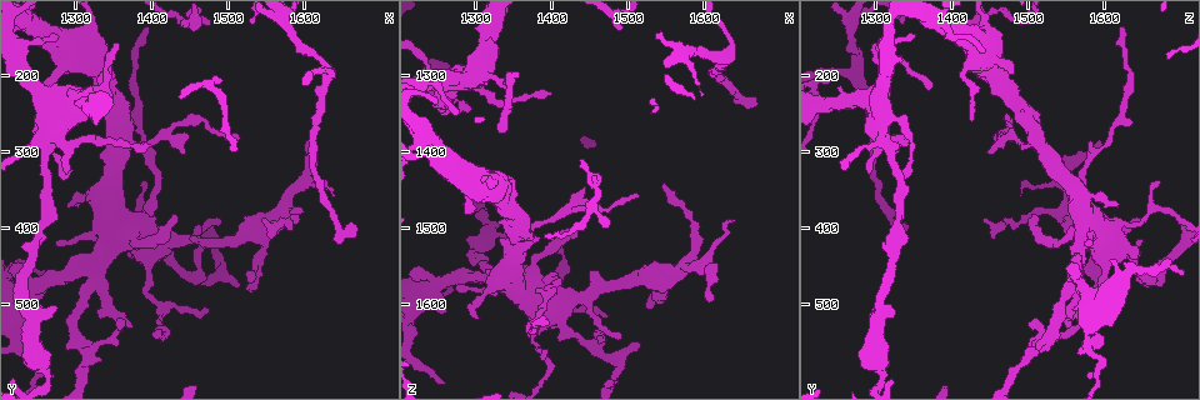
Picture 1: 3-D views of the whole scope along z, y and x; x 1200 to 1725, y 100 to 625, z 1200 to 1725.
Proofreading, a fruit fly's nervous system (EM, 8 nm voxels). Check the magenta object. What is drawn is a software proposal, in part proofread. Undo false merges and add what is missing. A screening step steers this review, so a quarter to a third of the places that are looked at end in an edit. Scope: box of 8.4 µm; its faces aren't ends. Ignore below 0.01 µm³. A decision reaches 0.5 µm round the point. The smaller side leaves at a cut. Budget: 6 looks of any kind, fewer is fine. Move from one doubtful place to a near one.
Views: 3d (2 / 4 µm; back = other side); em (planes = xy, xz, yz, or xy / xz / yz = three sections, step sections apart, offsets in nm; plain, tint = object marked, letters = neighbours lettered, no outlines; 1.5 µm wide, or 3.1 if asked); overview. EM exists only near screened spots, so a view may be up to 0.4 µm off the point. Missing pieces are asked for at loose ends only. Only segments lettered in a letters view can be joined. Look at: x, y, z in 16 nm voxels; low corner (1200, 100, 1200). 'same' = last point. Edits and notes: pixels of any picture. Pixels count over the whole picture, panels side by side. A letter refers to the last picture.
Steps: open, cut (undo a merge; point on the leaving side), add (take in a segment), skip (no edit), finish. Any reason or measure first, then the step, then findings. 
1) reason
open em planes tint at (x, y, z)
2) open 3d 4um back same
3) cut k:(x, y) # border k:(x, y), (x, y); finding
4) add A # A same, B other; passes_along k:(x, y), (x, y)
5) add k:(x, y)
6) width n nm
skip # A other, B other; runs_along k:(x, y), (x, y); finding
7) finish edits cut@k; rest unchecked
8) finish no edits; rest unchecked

free end
open em planes plain at (1485, 390, 1640)

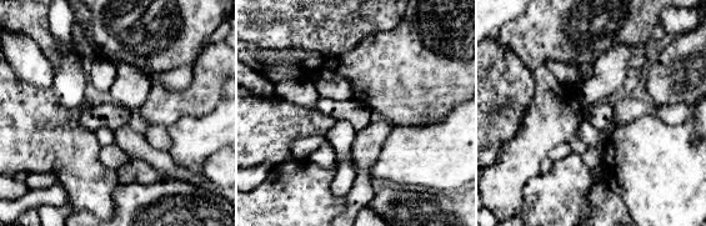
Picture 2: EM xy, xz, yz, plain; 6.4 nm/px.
what lies round it
open em planes letters same

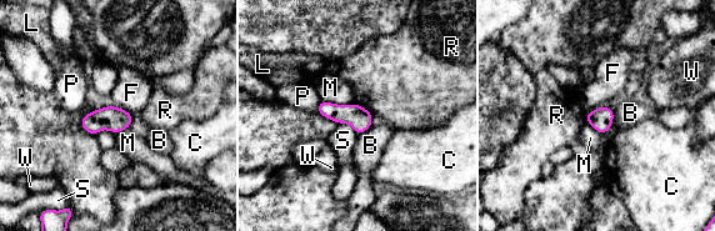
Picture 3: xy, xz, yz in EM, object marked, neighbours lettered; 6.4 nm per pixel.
width 150 nm
skip # B other, C other, F other, L other, M other, P other, R other, S other, W other; border 3:(111, 105), (119, 106), (131, 115); no lettered segment goes on from it

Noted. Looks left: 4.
sharp bend
open 3d 4um at (1320, 560, 1515)

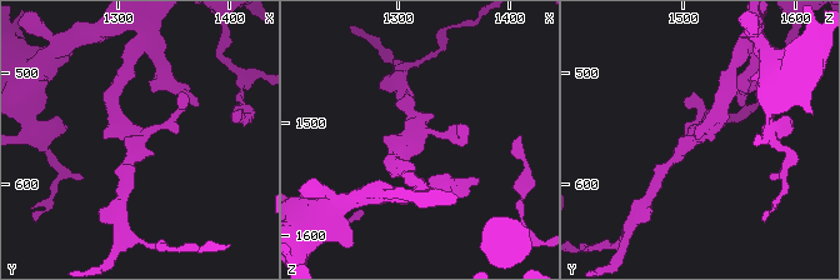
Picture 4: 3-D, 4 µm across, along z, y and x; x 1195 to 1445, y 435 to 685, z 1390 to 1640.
open em planes plain at (1320, 562, 1510)

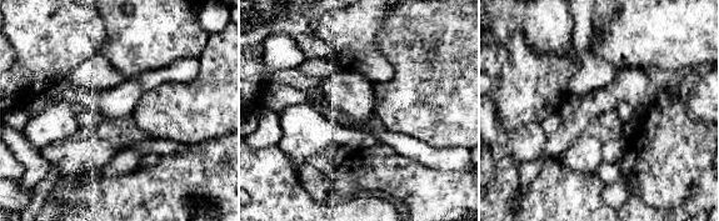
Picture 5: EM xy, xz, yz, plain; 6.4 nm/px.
open em planes letters same

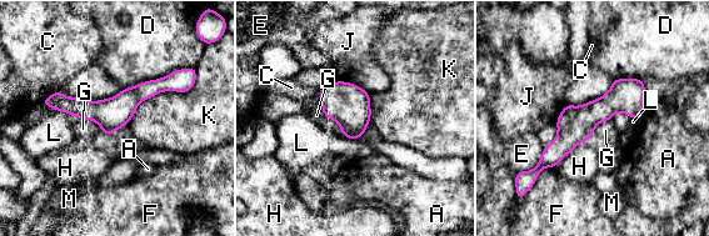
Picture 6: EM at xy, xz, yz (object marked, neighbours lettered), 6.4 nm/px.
longest_contact K 500 nm
skip # A other, C other, D other, E other, F other, G other, H other, J other, K other, L other, M other; all the same cell

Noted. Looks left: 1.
finish no edits; rest unchecked

